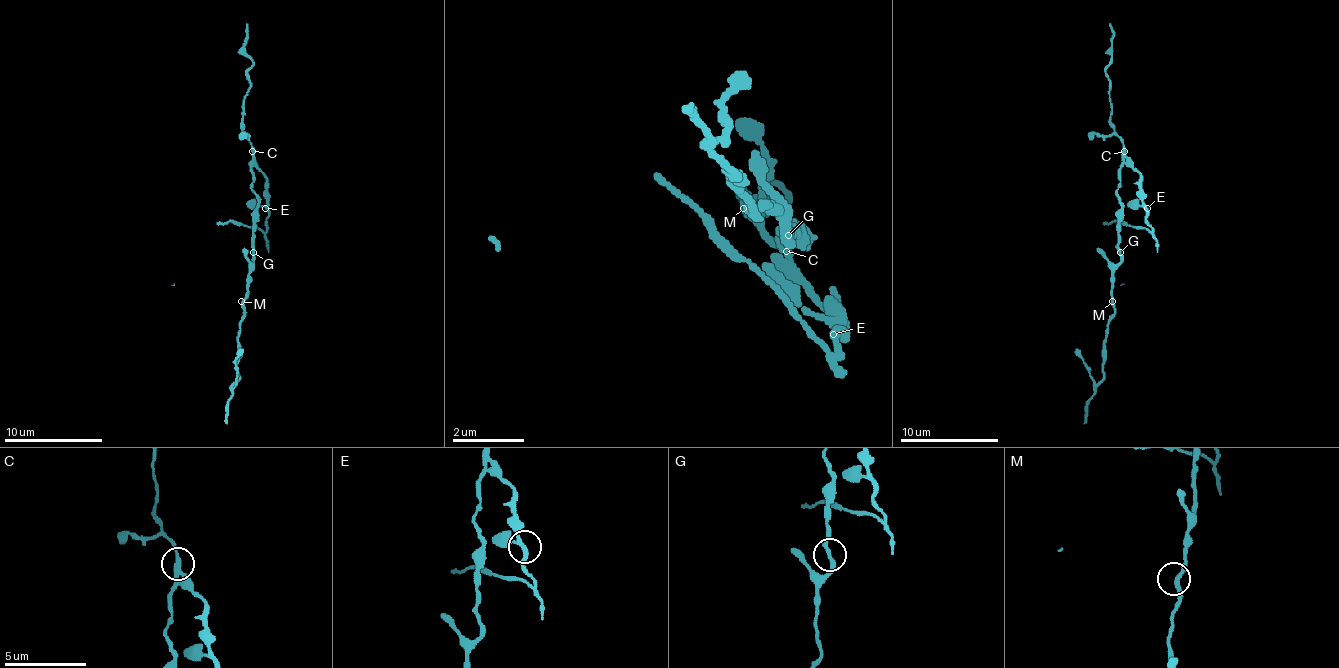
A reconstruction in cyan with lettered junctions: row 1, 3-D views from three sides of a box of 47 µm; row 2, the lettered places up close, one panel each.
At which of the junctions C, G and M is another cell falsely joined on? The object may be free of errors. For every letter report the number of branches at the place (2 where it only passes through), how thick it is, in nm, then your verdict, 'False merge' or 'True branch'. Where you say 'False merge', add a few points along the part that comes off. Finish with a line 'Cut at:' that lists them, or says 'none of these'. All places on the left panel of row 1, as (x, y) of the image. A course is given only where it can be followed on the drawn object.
C: Branches: 2. Thickness 240 nm. False merge. Course of the part to remove: (253, 152), (253, 164), (265, 179), (265, 228), (236, 225), (231, 220), (216, 223)
G: Branches: 2. Thickness 240 nm. True branch
M: Branches: 2. Thickness 190 nm. True branch
Cut at: C

